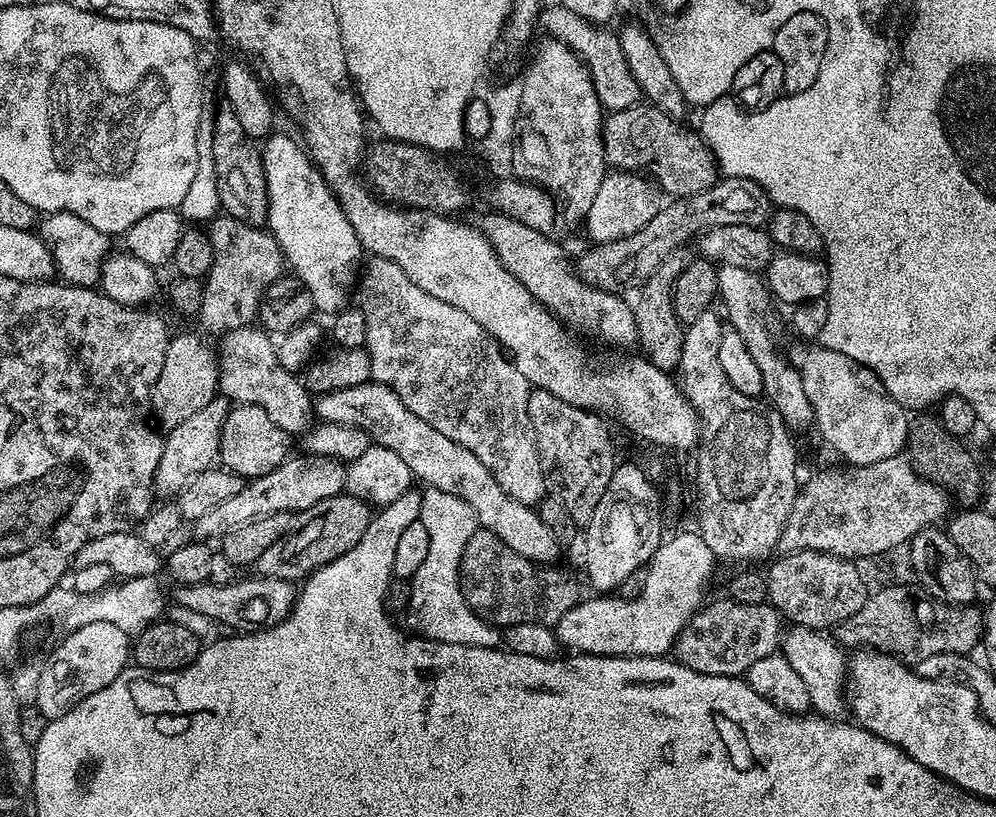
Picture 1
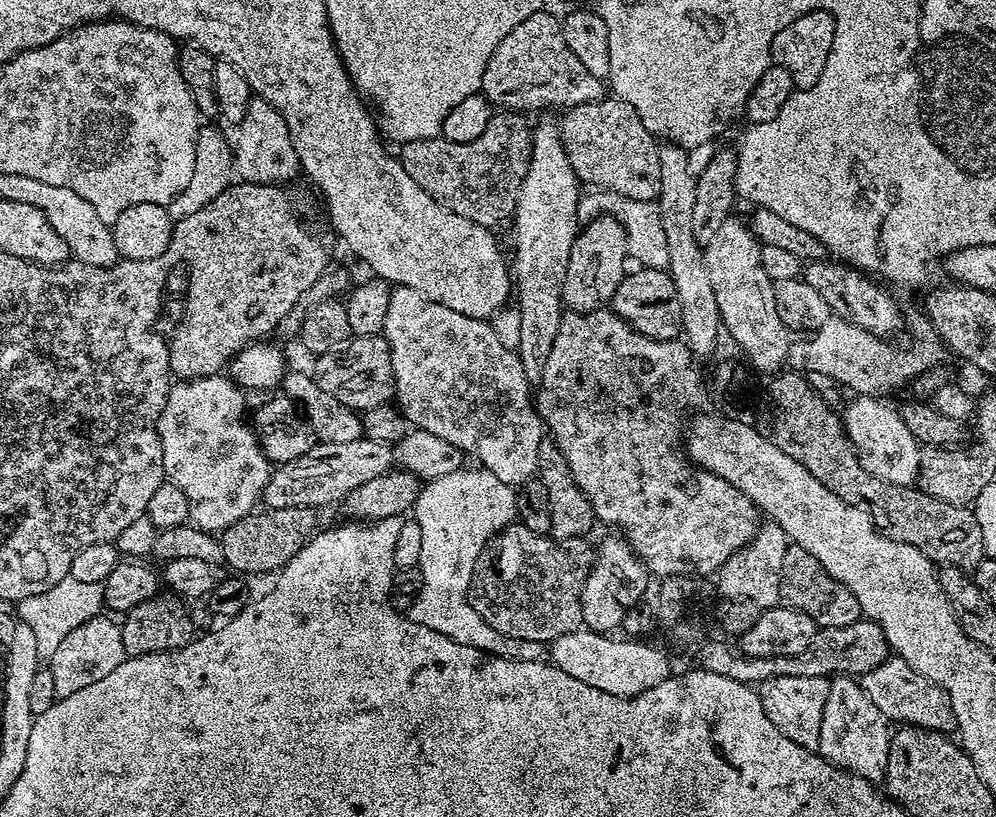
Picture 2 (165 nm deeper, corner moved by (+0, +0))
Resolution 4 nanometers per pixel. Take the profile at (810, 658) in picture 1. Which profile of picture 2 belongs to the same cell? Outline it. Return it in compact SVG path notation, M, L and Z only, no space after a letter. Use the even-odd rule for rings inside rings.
M837 676L829 683L826 694L826 704L822 706L822 730L820 731L819 755L828 763L842 772L850 772L854 776L865 778L883 777L888 761L888 742L890 739L890 724L880 713L879 705L870 702L855 679Z

